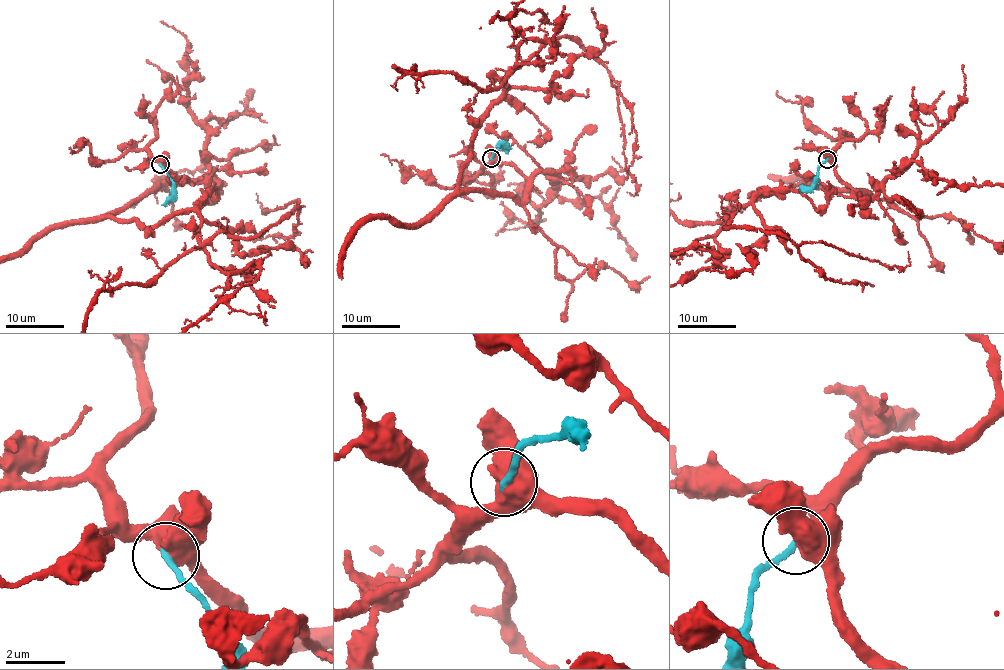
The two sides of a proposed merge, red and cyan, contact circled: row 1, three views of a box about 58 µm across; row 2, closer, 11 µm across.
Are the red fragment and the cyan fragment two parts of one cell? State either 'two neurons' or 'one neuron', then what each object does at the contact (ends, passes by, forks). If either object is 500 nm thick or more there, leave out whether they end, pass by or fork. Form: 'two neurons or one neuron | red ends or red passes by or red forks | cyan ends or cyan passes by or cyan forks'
two neurons

